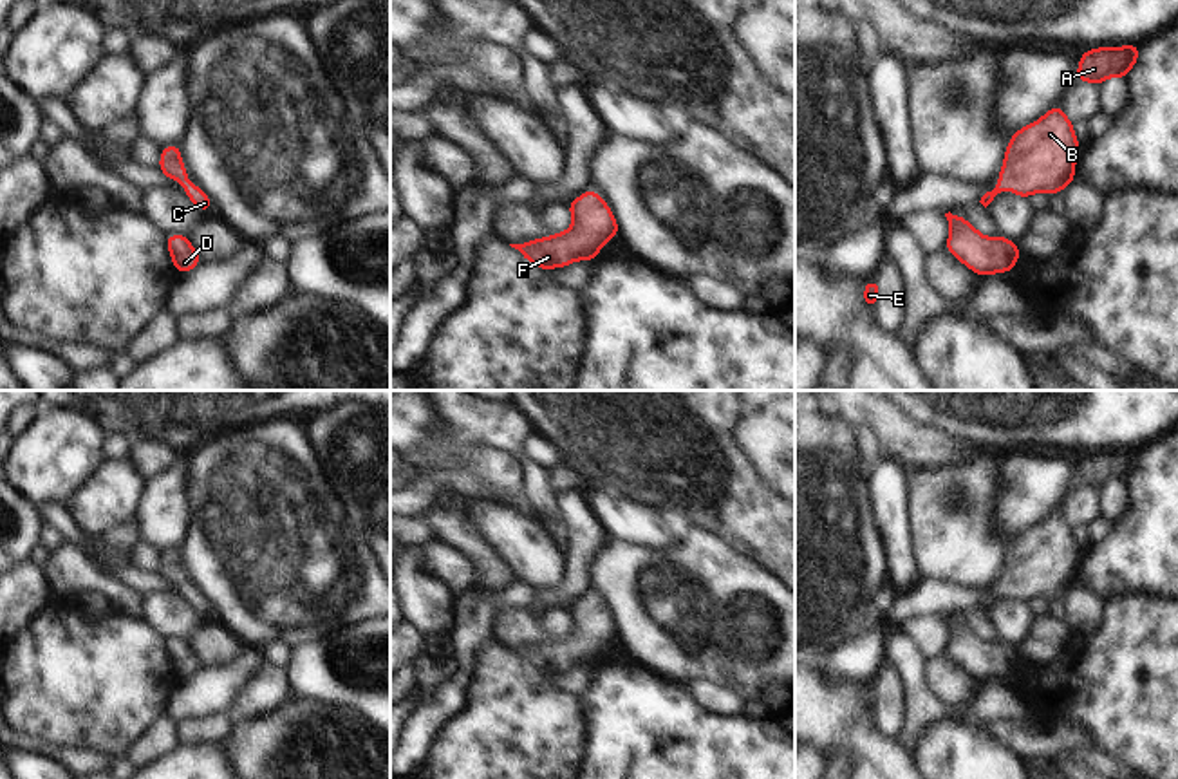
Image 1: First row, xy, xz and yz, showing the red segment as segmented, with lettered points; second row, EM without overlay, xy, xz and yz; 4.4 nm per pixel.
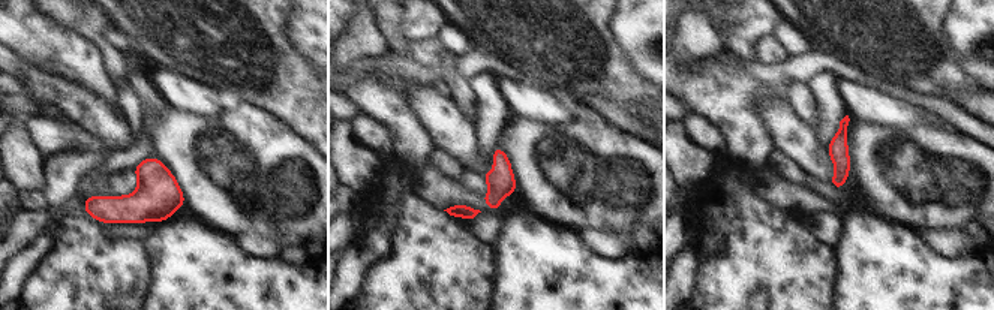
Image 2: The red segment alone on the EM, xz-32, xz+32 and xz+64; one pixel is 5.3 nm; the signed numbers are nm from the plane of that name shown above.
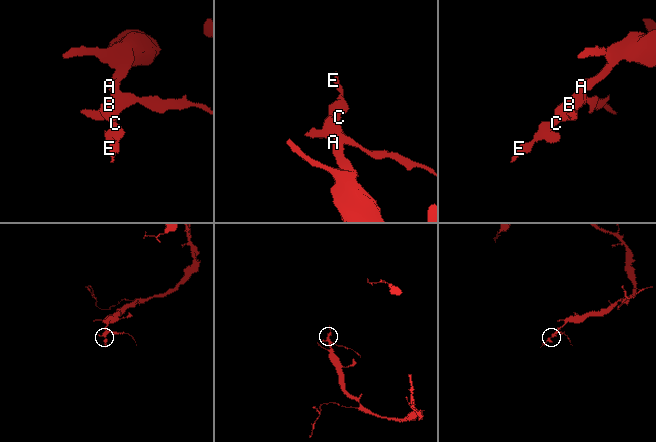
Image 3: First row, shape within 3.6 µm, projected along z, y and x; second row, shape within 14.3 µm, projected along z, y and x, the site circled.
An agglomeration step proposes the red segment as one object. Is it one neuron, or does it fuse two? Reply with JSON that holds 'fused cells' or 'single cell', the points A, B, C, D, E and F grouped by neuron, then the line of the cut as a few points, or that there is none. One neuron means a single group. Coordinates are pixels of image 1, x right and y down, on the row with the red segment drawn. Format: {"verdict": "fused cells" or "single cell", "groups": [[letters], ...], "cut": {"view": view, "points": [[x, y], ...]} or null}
{"verdict": "single cell", "groups": [["A", "B", "C", "D", "E", "F"]], "cut": null}

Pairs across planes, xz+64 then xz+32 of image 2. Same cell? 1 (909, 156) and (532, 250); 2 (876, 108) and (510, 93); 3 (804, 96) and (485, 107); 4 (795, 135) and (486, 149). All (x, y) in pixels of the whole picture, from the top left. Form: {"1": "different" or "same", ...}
{"1": "different", "2": "same", "3": "different", "4": "different"}

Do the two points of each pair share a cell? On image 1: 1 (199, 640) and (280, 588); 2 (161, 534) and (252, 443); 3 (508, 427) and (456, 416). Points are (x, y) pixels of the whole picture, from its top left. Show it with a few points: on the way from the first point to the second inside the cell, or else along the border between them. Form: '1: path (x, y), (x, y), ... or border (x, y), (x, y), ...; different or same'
1: border (210, 620), (228, 629), (243, 644); different
2: border (186, 463), (188, 525), (177, 548); different
3: path (495, 425), (468, 418); same

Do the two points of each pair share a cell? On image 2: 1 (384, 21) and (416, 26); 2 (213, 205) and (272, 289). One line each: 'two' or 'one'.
1: one
2: two

